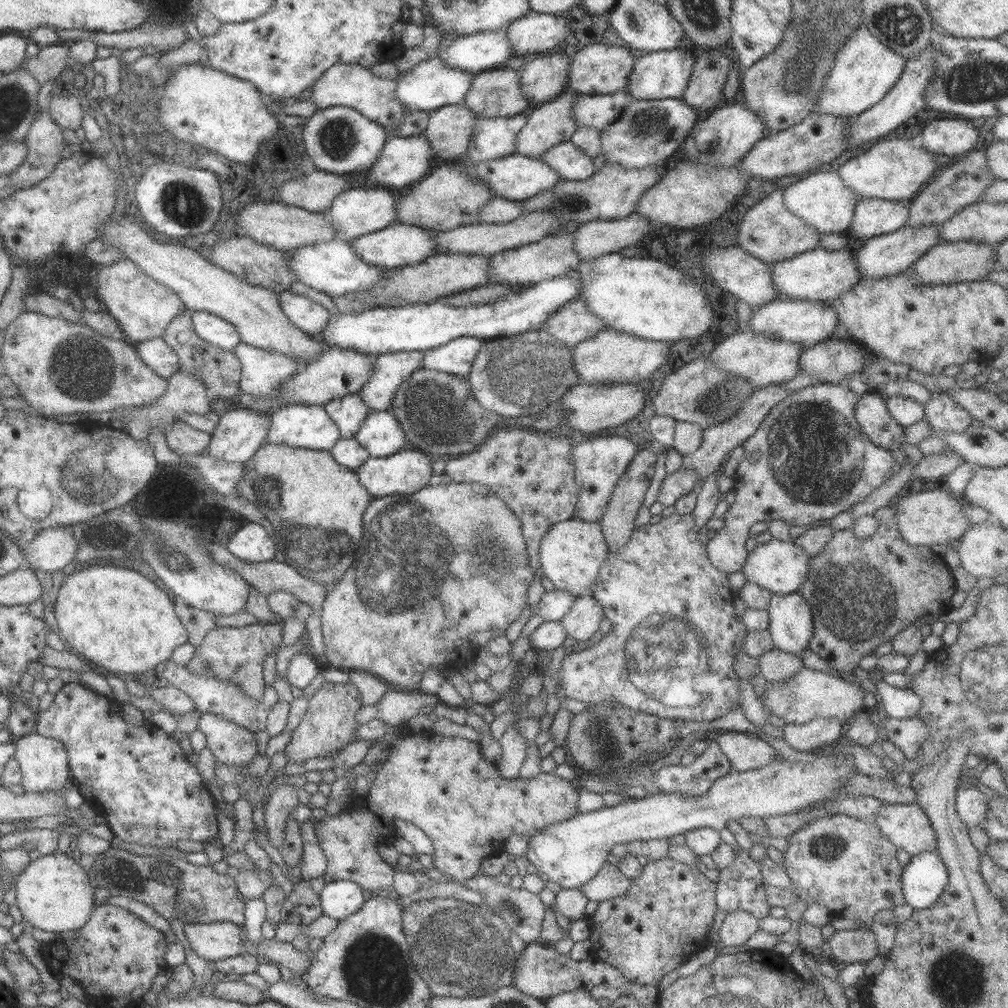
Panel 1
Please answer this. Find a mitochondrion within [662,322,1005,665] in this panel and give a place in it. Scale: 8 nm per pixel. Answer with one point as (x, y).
(818, 462)

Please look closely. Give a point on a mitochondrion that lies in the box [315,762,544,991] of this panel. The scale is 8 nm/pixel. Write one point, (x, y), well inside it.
(504, 907)

